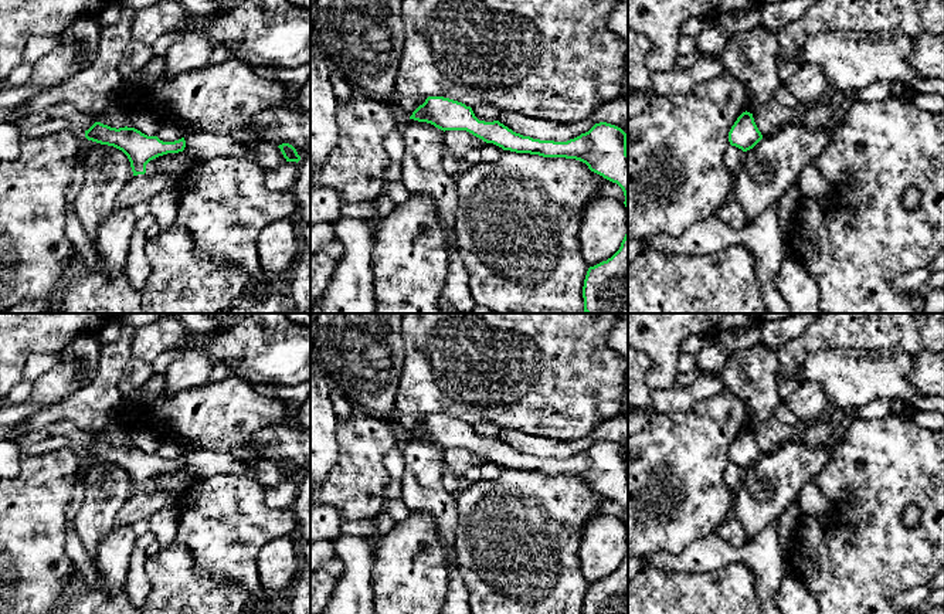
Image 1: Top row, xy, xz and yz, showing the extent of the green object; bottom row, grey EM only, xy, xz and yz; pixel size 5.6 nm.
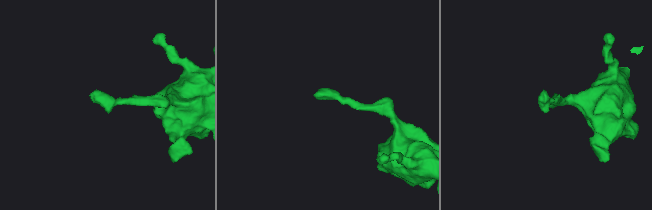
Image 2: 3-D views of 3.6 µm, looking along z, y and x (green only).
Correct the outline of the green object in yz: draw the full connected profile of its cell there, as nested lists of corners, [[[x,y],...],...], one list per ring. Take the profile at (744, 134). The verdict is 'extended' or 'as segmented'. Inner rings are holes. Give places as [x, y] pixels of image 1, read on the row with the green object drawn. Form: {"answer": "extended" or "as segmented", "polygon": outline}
{"answer": "as segmented", "polygon": [[[743,112],[729,132],[729,142],[731,146],[747,152],[753,149],[763,139],[758,130],[753,113]]]}

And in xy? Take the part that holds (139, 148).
{"answer": "as segmented", "polygon": [[[95,122],[85,130],[88,140],[113,146],[122,150],[129,162],[133,176],[145,174],[146,164],[163,155],[179,153],[186,147],[184,138],[174,142],[163,142],[157,136],[147,136],[135,128],[111,128],[101,122]]]}

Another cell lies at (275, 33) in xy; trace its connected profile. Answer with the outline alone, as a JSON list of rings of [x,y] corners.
[[[244,0],[232,9],[215,11],[201,28],[215,45],[227,45],[232,57],[251,68],[310,64],[310,7],[298,7],[288,0]]]

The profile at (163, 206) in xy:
[[[160,191],[146,201],[160,228],[170,227],[177,218],[179,193]]]

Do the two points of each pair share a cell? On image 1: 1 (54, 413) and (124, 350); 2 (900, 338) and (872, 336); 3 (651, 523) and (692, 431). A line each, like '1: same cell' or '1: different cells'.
1: same cell
2: same cell
3: same cell

